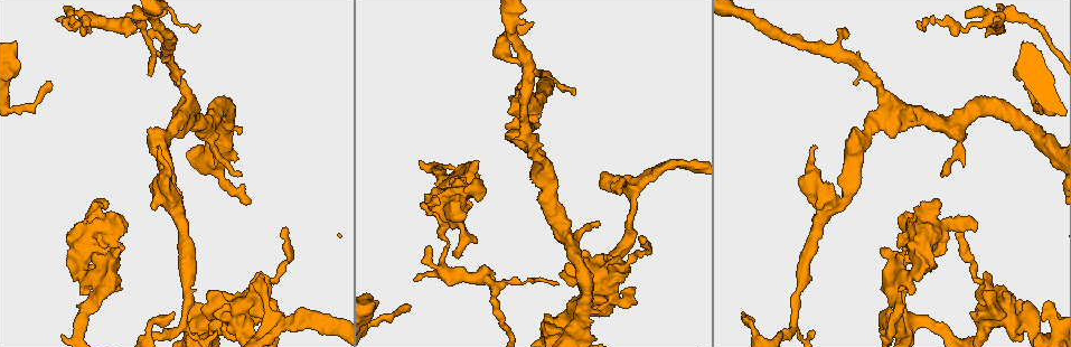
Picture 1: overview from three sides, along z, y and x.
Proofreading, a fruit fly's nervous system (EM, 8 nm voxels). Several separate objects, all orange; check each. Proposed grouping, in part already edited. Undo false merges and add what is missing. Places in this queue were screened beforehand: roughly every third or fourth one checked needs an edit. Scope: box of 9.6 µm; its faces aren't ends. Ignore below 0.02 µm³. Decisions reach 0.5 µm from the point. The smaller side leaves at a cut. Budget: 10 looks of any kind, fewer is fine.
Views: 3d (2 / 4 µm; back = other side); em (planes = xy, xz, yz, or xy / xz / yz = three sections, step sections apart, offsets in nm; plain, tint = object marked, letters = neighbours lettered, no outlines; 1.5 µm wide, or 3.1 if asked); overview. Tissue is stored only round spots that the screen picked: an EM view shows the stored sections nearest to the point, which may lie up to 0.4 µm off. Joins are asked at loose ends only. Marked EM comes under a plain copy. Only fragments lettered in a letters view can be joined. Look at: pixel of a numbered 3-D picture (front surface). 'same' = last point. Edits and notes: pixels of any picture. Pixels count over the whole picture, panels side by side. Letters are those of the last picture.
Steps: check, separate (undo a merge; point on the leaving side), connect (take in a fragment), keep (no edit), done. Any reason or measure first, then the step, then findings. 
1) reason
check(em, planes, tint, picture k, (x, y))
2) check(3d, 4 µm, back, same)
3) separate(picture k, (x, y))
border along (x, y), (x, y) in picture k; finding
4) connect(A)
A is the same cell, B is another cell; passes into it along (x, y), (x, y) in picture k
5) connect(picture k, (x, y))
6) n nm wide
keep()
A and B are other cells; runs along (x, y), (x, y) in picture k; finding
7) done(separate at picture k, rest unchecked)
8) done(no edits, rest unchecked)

free end
check(em, planes, tint, picture 1, (573, 93))

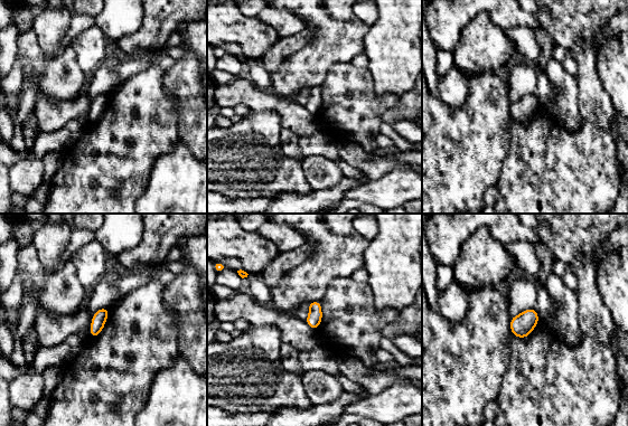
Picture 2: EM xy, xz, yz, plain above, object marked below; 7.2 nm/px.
see the neighbours
check(em, planes, letters, same)

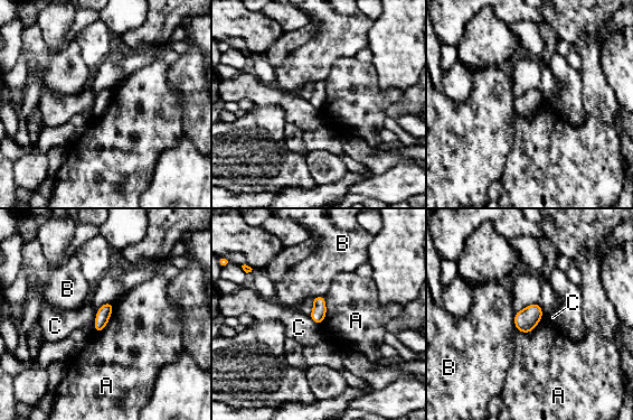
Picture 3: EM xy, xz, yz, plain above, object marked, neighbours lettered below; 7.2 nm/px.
keep()
A, B and C are other cells; border along (113, 304), (107, 324), (95, 333) in picture 3; no lettered fragment goes on from it

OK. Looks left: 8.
check(3d, 2 µm, picture 1, (918, 22))

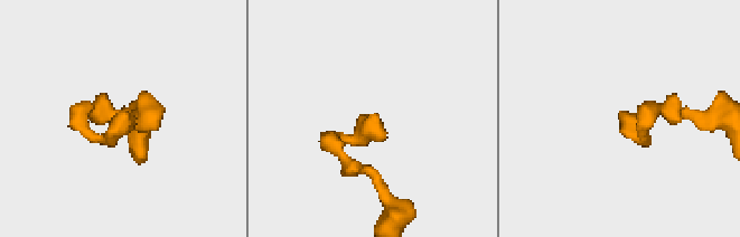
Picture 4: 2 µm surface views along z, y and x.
check(em, xz, step 8, letters, picture 4, (126, 114))

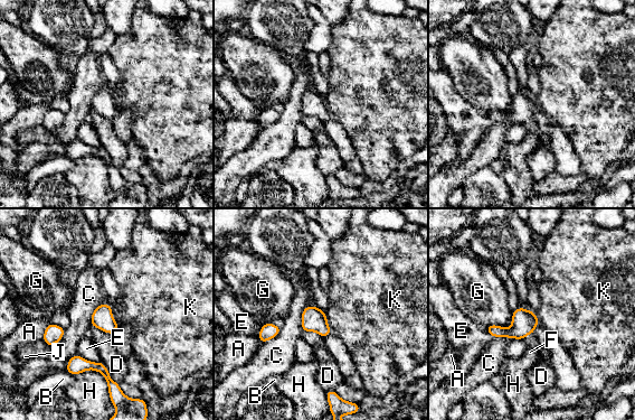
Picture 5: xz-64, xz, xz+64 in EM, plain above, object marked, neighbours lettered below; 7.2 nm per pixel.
keep()
A, B, C, D, E, F, G, H, J and K are other cells; border along (100, 361), (119, 384) in picture 5; none of them fits

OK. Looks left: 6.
tapers out
check(em, planes, tint, picture 1, (409, 305))

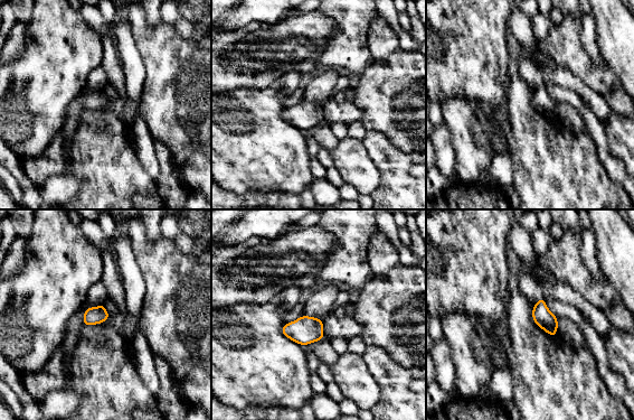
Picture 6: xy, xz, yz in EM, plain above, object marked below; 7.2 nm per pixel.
check(em, planes, letters, same)

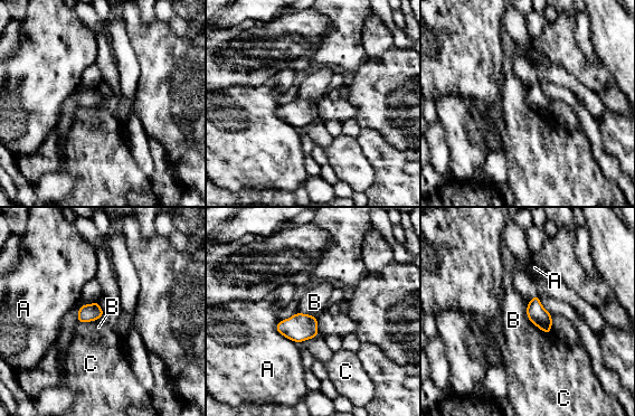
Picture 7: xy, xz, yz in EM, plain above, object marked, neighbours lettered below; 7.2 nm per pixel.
keep()
A, B and C are other cells; no lettered fragment goes on from it

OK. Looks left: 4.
sharp bend
check(em, planes, letters, picture 1, (495, 283))

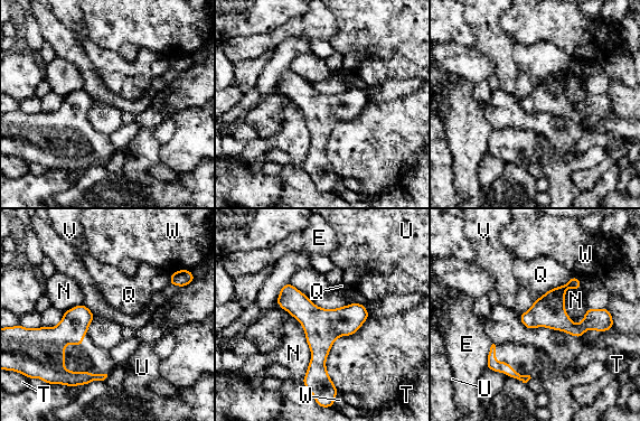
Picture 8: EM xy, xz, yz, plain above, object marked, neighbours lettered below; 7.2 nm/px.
keep()
E, N, Q, T, U, V and W are other cells; runs along (286, 287), (318, 325), (317, 383) in picture 8; one cell here

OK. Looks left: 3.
done(no edits, rest unchecked)

